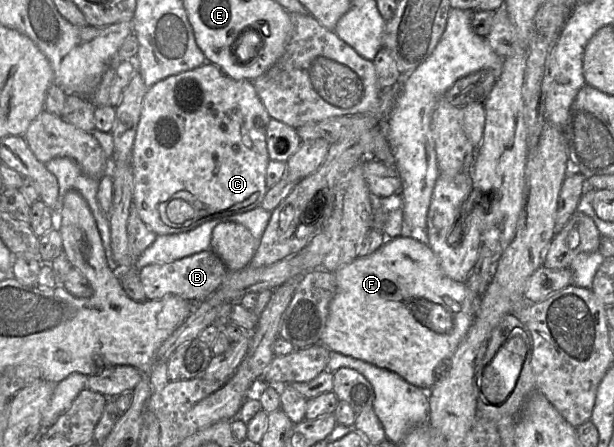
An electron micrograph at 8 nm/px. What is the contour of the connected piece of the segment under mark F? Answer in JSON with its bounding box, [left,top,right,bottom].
[320,233,478,391]

